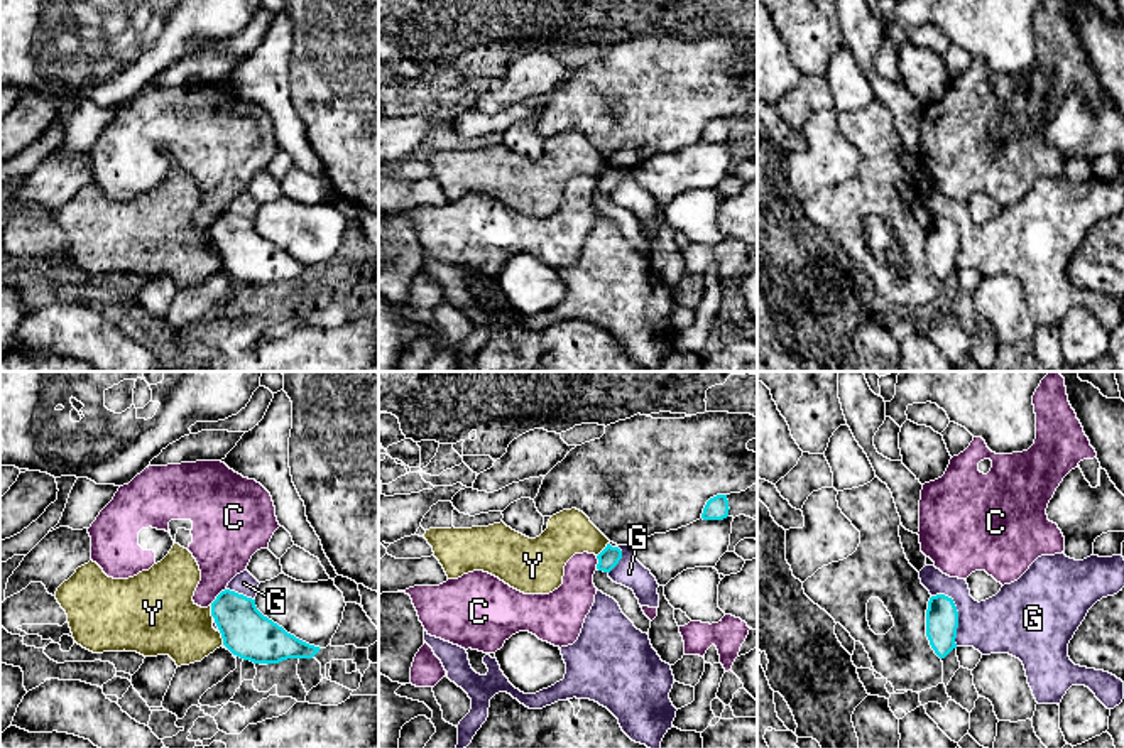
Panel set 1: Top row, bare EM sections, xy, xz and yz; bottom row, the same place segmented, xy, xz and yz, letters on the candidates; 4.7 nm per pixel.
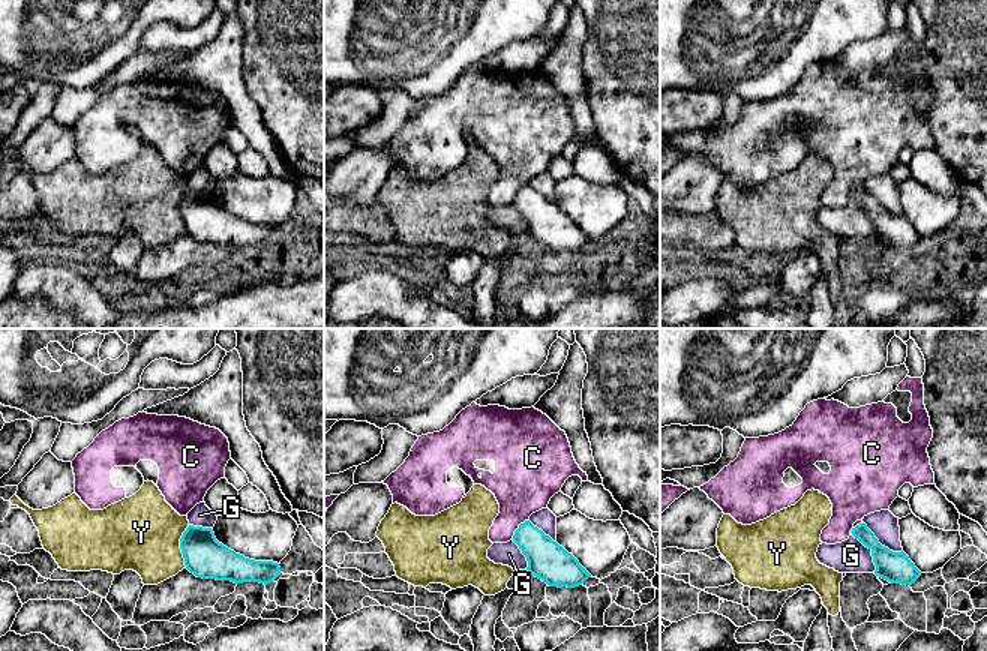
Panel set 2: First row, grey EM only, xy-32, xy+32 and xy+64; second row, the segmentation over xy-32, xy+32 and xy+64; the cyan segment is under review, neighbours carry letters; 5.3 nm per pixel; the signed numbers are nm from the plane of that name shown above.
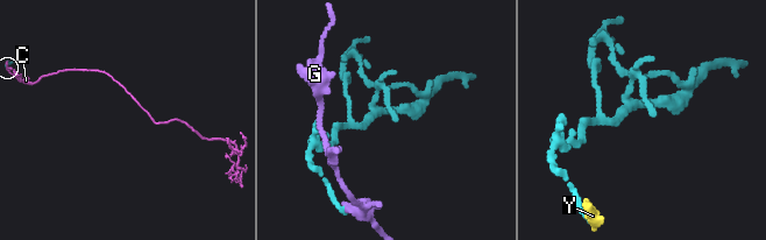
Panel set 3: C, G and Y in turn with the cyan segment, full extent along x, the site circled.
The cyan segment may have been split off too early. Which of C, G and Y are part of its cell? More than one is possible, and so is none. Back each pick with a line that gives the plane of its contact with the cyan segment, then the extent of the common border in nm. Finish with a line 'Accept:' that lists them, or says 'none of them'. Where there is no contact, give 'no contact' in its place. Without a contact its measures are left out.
Accept: none of them

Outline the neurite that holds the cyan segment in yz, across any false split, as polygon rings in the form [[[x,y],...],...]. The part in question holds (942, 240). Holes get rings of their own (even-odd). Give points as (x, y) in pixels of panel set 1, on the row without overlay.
[[[931,218],[926,231],[926,258],[940,280],[957,270],[958,233],[952,220]]]

